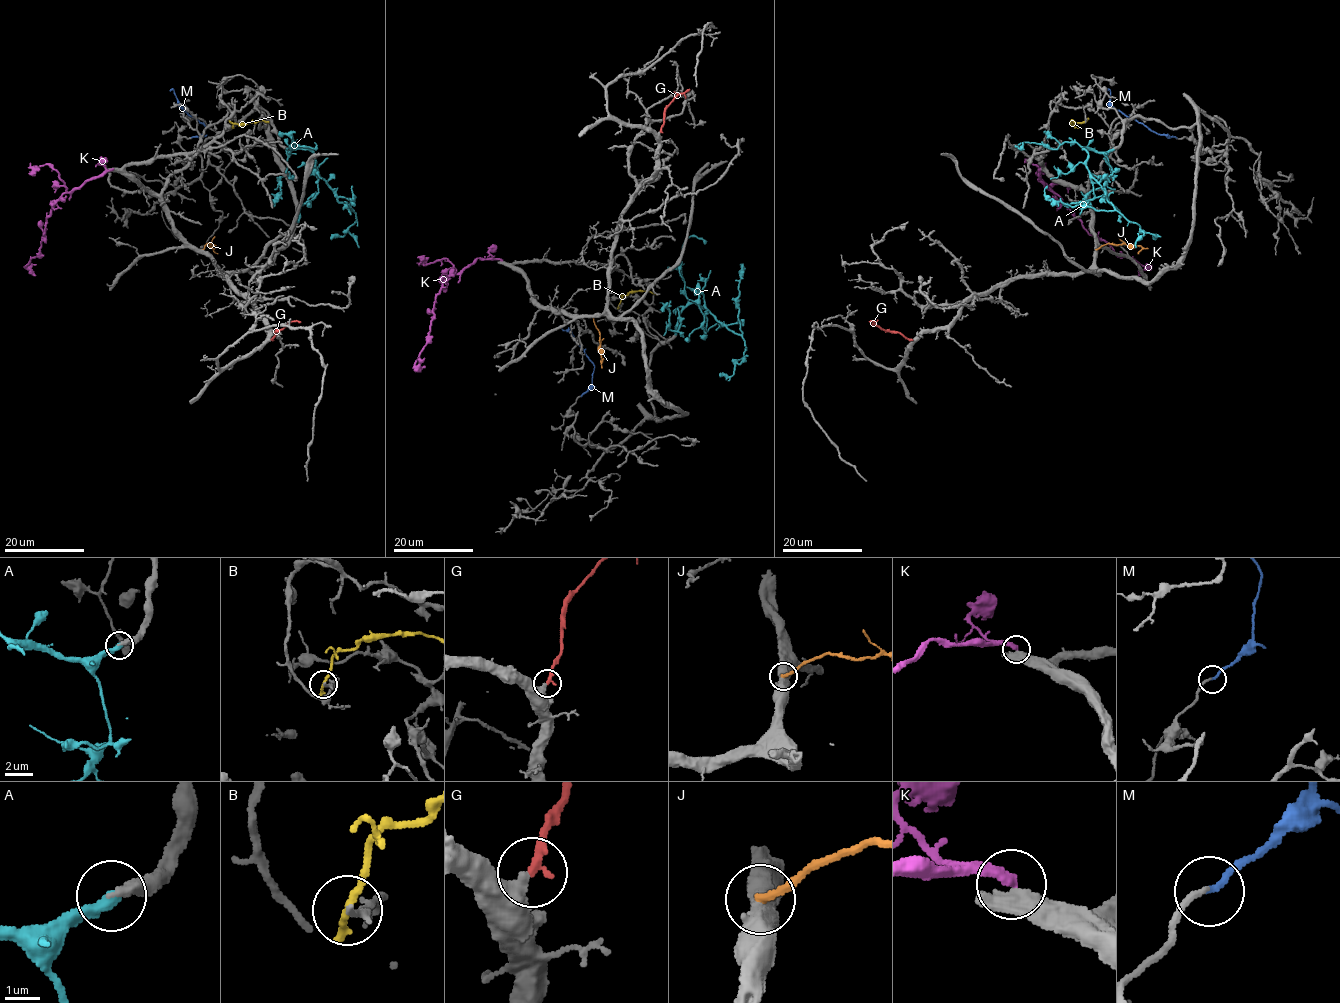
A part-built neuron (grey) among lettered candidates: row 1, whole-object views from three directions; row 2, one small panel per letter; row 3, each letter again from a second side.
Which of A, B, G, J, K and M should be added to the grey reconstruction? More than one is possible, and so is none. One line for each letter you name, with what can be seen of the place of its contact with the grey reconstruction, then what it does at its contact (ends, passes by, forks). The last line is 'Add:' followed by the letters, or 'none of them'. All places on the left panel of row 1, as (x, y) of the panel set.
A: meets grey at (287, 148); it ends there
G: meets grey at (271, 339); it ends there
M: meets grey at (191, 137); it ends there
Add: A, G, M

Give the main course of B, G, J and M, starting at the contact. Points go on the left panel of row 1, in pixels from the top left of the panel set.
B: (229, 121), (234, 124), (268, 122)
G: (271, 340), (275, 332), (289, 323), (300, 322)
J: (203, 250), (208, 243), (217, 254)
M: (191, 137), (199, 137), (205, 127), (185, 110), (174, 91), (169, 90)

